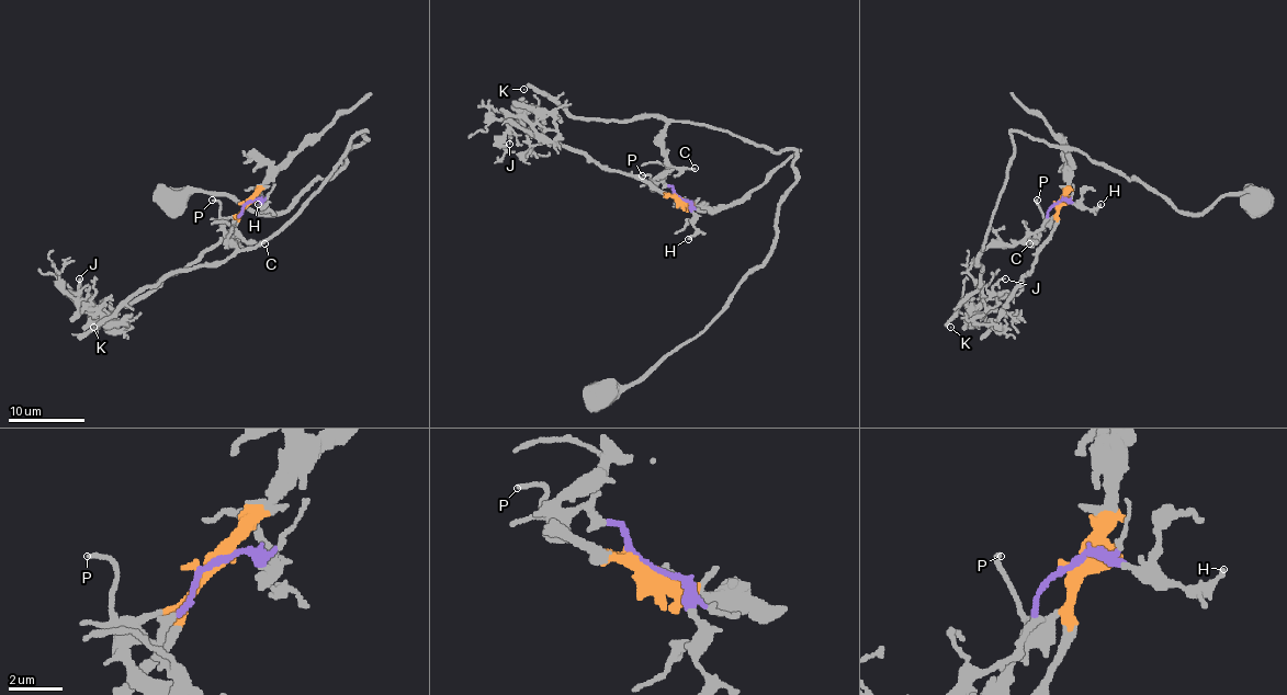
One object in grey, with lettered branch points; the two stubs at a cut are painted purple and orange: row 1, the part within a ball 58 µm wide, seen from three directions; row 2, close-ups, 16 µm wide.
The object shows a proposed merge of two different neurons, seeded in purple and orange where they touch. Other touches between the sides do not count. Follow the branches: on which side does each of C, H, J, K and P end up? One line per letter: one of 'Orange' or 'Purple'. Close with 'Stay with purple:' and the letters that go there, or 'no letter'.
C: Purple
H: Purple
J: Orange
K: Purple
P: Orange
Stay with purple: C, H, K

